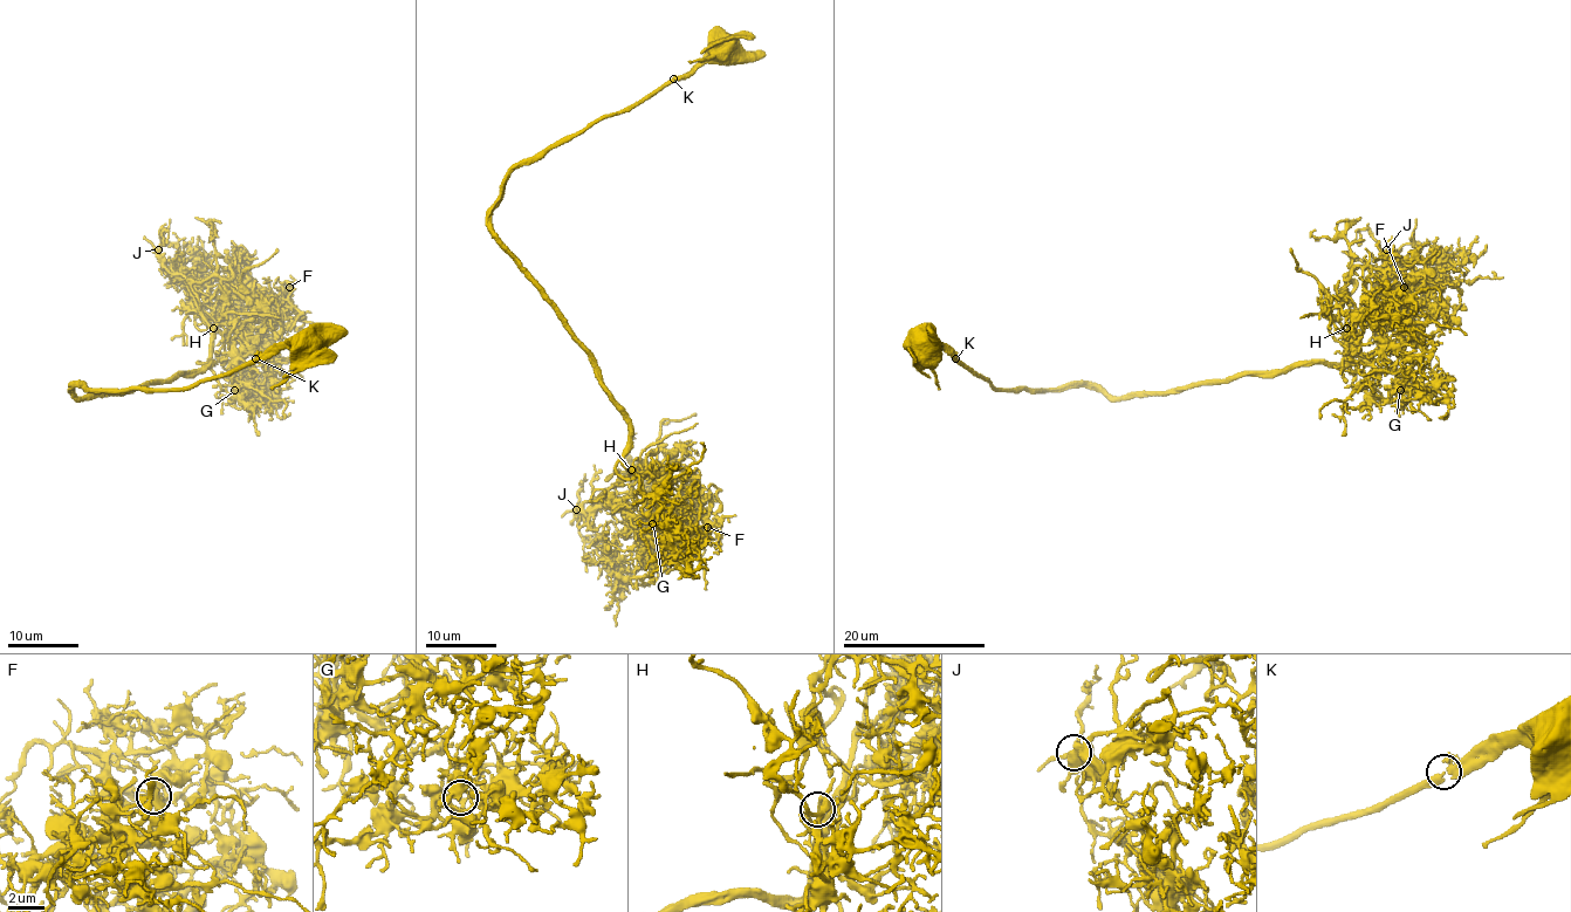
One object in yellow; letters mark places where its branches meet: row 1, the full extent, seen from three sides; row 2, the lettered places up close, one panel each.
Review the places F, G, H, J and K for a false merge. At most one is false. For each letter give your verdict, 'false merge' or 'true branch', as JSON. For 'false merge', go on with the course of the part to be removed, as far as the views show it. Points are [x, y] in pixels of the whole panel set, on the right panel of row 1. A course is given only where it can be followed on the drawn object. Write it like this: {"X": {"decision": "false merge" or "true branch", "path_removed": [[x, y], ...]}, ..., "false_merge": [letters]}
{"F": {"decision": "true branch"}, "G": {"decision": "true branch"}, "H": {"decision": "true branch"}, "J": {"decision": "true branch"}, "K": {"decision": "true branch"}, "false_merge": []}

